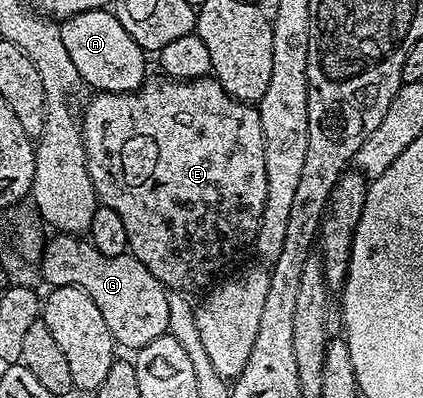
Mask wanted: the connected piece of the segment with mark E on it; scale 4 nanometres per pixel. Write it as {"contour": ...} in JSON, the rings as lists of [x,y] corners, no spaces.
{"contour":[[[171,78],[159,79],[145,79],[139,91],[101,92],[93,95],[93,100],[88,105],[83,105],[80,133],[84,139],[88,173],[90,182],[94,182],[96,199],[101,205],[110,207],[122,218],[128,239],[127,251],[136,256],[138,262],[142,262],[142,266],[146,266],[146,270],[150,270],[150,274],[154,274],[154,278],[158,278],[158,282],[165,288],[193,294],[192,292],[198,291],[199,288],[207,289],[221,275],[219,272],[223,270],[224,263],[234,259],[239,254],[240,248],[246,247],[247,244],[249,247],[255,241],[256,231],[259,230],[259,223],[262,222],[267,194],[262,122],[257,109],[251,103],[234,99],[214,78],[181,81]]]}

